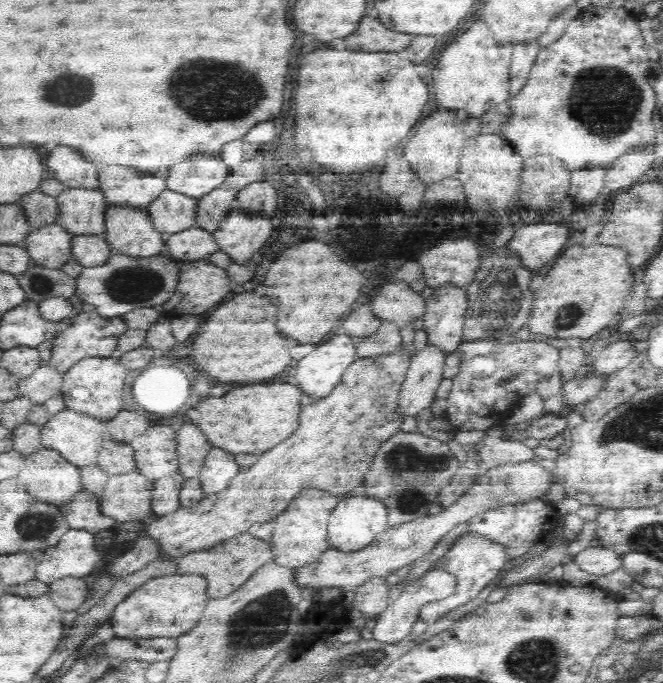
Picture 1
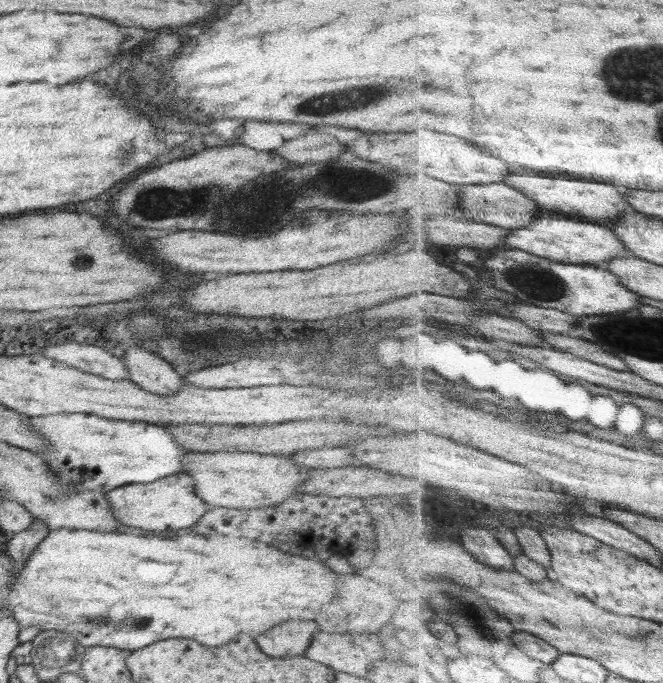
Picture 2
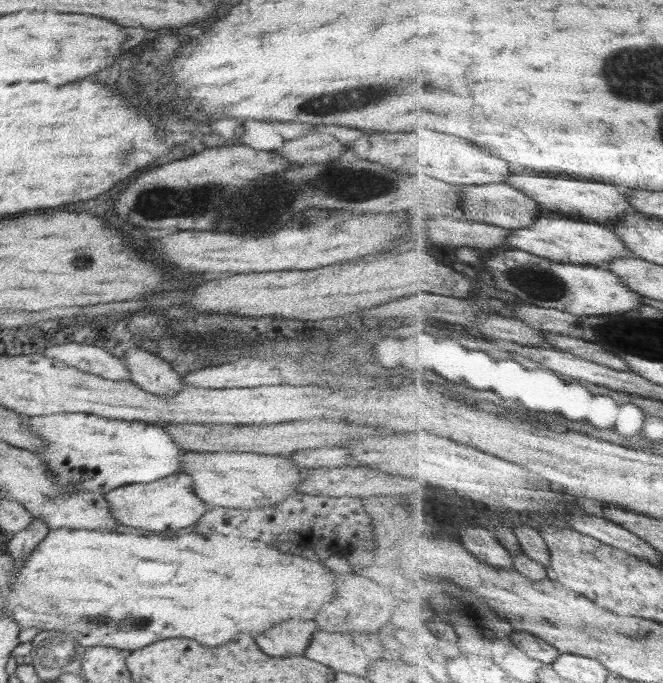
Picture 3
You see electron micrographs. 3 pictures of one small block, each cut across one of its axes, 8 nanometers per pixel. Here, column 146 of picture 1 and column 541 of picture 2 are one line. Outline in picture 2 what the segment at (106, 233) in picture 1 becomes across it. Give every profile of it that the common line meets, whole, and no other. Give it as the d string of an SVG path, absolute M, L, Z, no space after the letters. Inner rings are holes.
M538 215L530 226L513 229L507 239L506 246L514 249L530 251L558 262L583 263L586 265L612 262L620 256L634 255L618 236L616 229L610 223L597 223L574 219L573 217Z

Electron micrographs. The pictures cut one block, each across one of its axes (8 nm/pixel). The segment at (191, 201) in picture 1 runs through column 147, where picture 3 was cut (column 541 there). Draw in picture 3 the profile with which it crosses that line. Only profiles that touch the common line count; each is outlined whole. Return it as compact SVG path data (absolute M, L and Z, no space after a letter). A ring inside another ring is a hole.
M506 182L488 185L464 185L462 194L462 210L468 214L472 220L487 222L507 229L520 229L528 227L534 223L535 217L541 215L542 204L534 200L532 196L524 194Z

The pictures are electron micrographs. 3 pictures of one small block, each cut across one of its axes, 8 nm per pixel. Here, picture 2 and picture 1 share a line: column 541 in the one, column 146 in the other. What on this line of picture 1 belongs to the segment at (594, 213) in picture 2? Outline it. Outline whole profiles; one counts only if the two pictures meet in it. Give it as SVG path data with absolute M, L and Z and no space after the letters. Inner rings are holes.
M106 164L97 170L97 179L98 189L107 203L142 209L156 198L157 194L167 189L162 178L150 174L148 180L148 174L132 170L130 166Z

